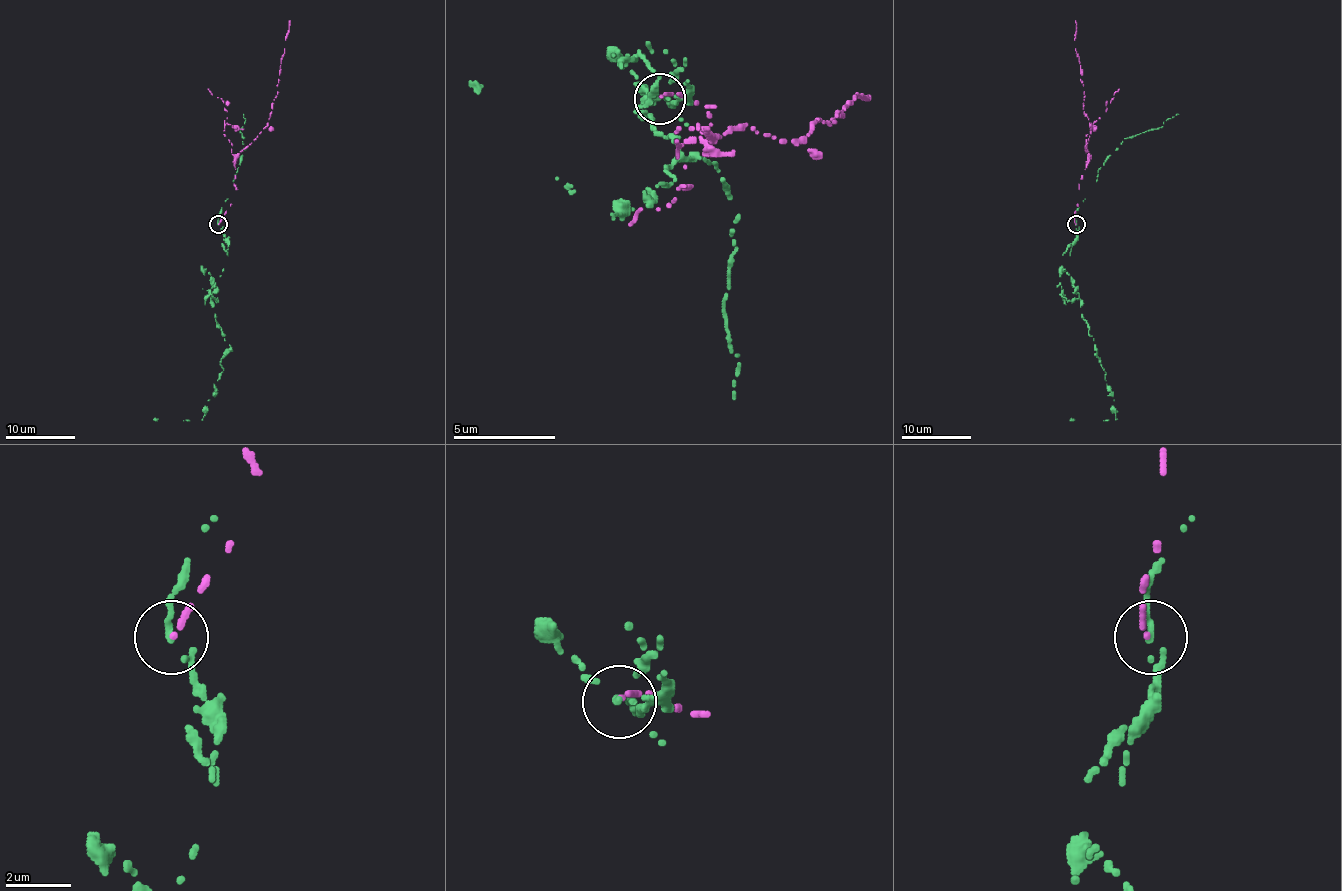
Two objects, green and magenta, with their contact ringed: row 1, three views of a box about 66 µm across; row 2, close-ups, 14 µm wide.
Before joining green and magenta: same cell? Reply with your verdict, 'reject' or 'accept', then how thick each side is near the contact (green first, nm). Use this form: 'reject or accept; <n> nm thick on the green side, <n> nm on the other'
reject; 150 nm thick on the green side, 180 nm on the other

